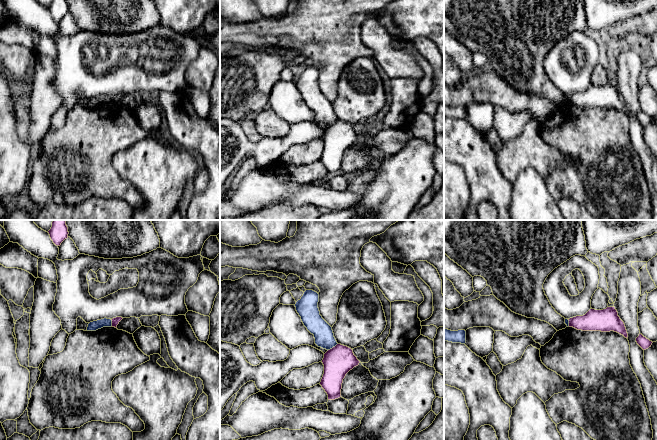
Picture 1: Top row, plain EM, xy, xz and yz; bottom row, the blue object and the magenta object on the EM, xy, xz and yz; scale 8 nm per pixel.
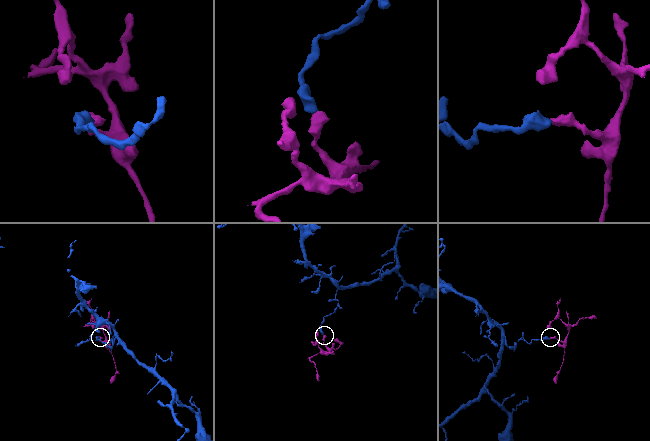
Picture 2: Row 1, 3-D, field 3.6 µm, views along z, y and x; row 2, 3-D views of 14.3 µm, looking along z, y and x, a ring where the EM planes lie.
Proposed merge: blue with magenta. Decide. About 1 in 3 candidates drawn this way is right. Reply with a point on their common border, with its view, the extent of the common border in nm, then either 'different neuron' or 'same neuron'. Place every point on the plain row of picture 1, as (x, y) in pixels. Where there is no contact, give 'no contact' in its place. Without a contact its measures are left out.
meets blue in xz at (332, 123); contact 100 nm long; different neuron

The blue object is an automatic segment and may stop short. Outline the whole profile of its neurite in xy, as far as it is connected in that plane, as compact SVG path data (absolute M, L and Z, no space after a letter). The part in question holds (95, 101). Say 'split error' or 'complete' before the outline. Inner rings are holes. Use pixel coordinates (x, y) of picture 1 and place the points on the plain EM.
complete; M101 95L97 97L90 98L87 103L87 107L96 107L98 105L101 105L103 103L111 103L112 102L112 96L111 95Z

